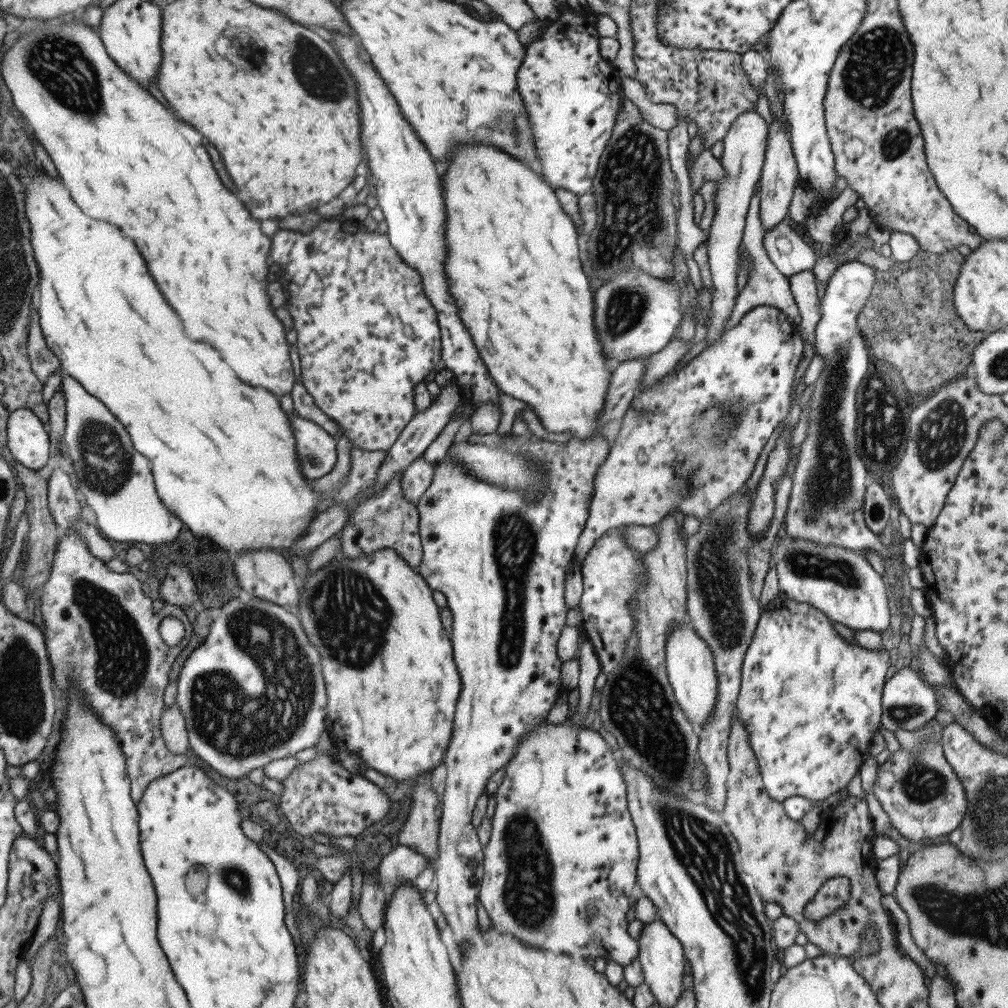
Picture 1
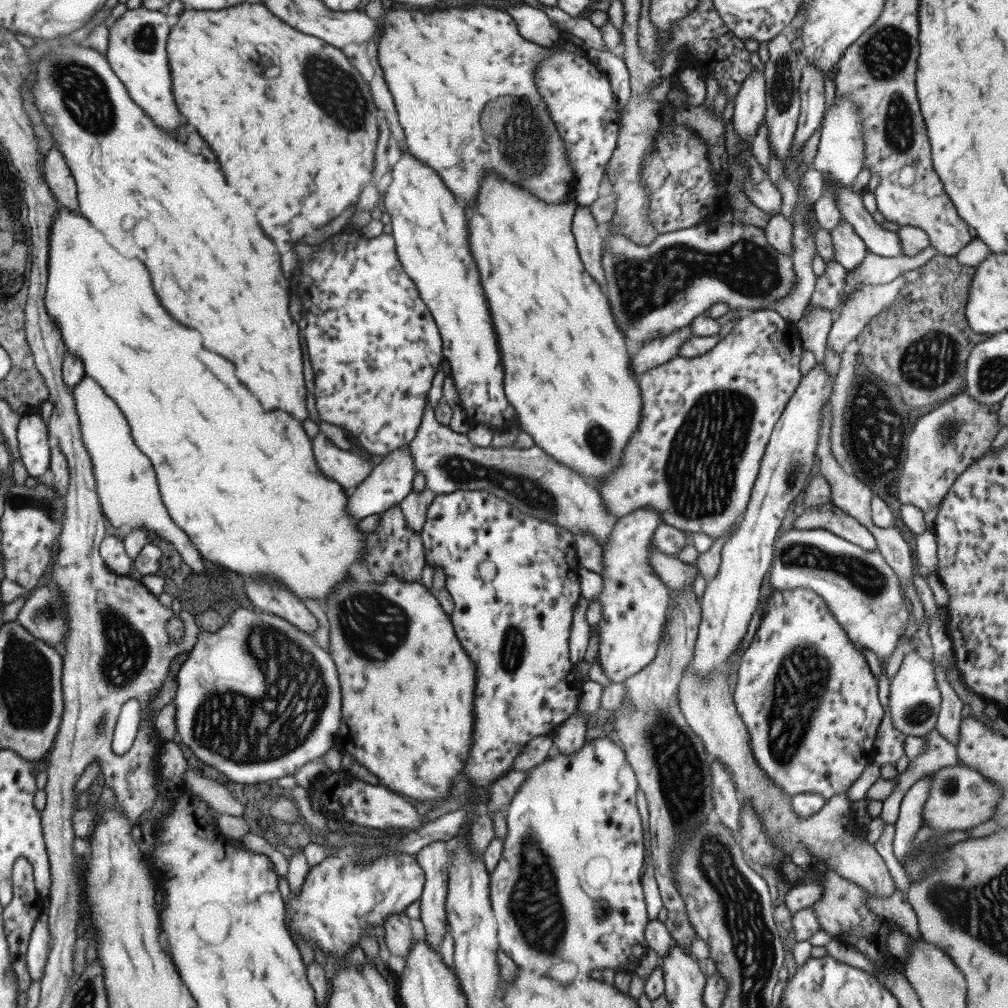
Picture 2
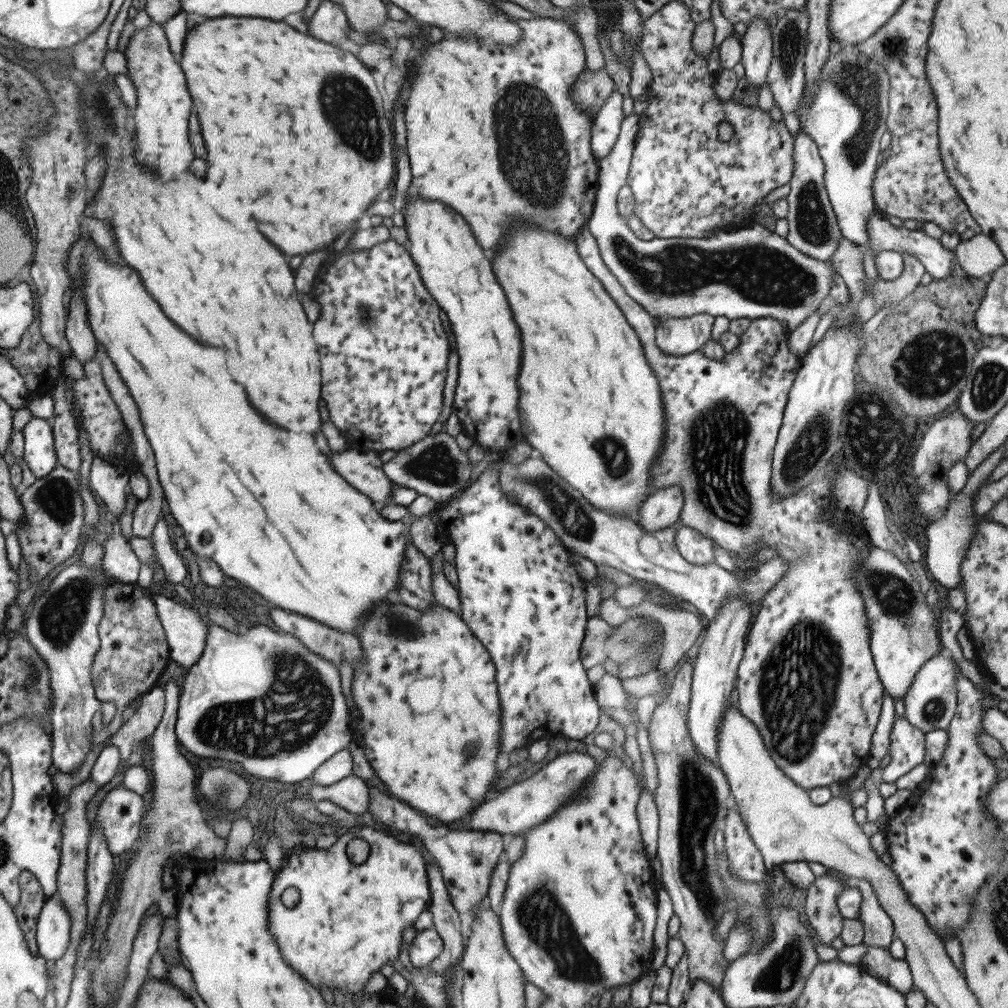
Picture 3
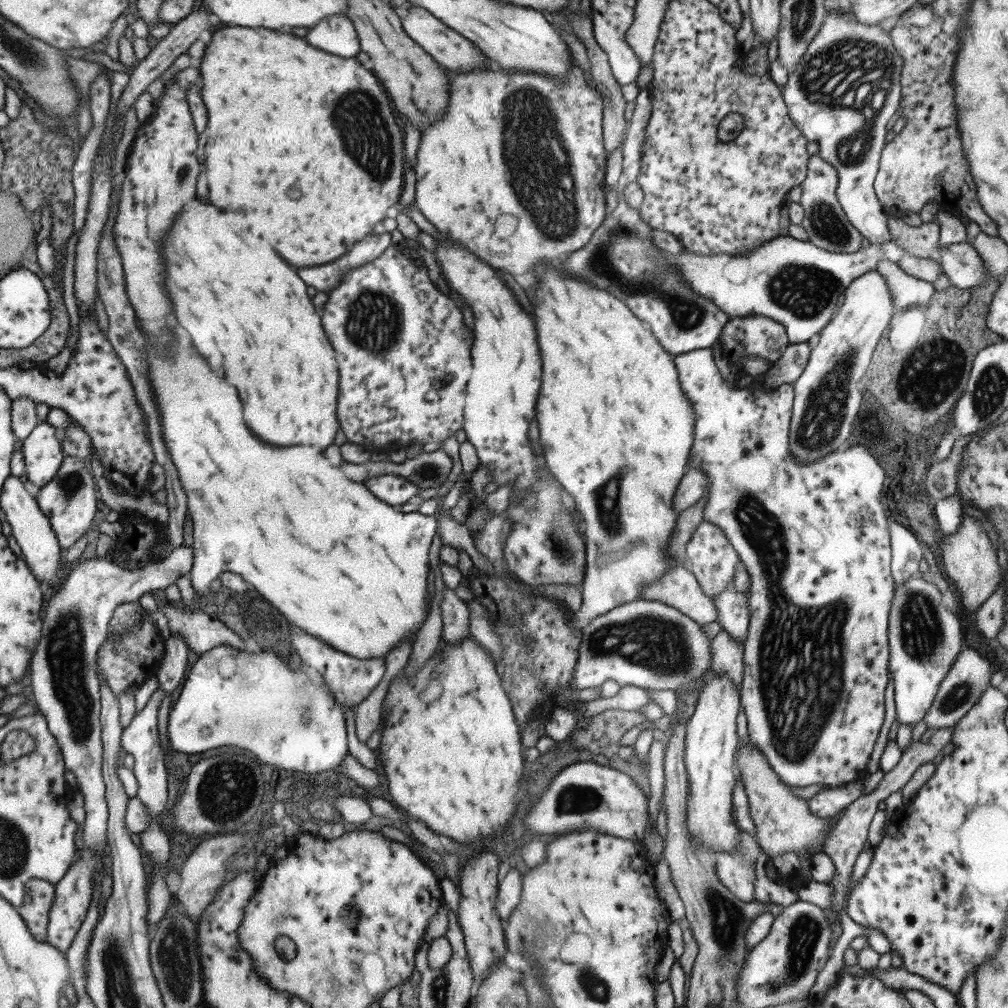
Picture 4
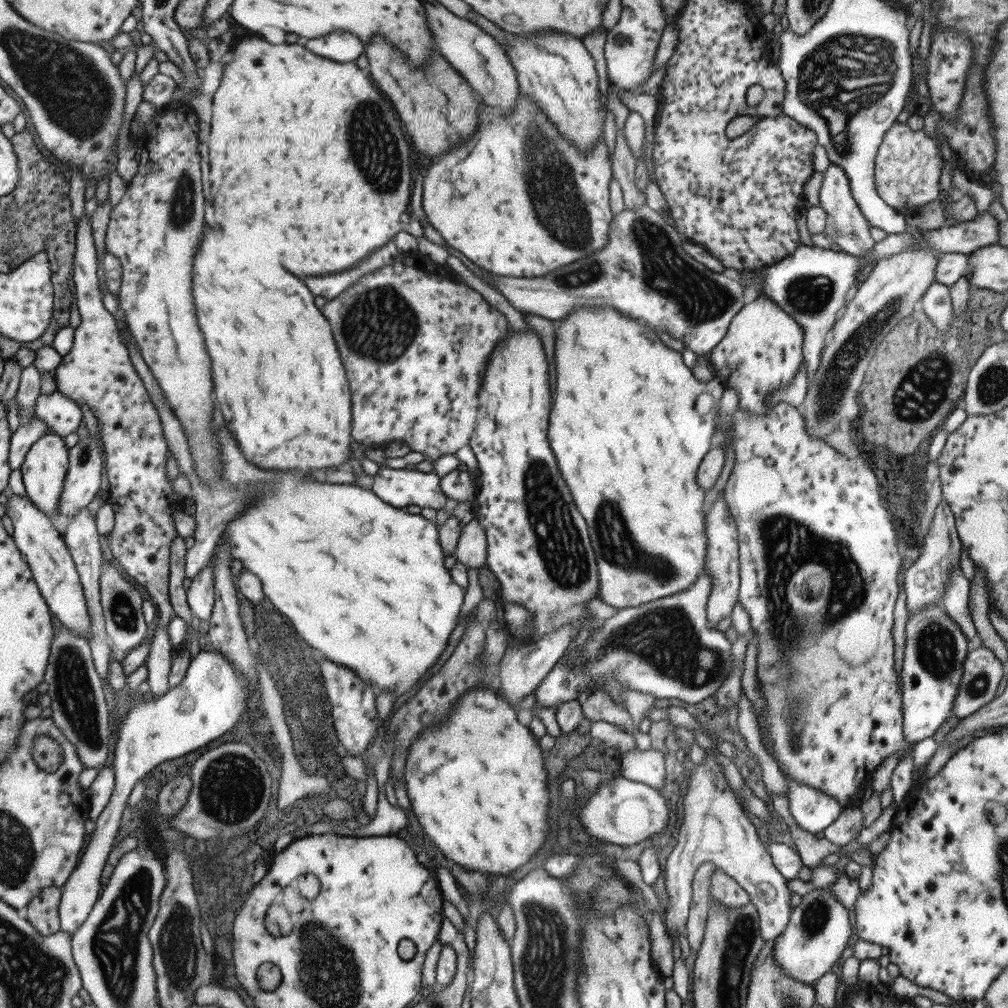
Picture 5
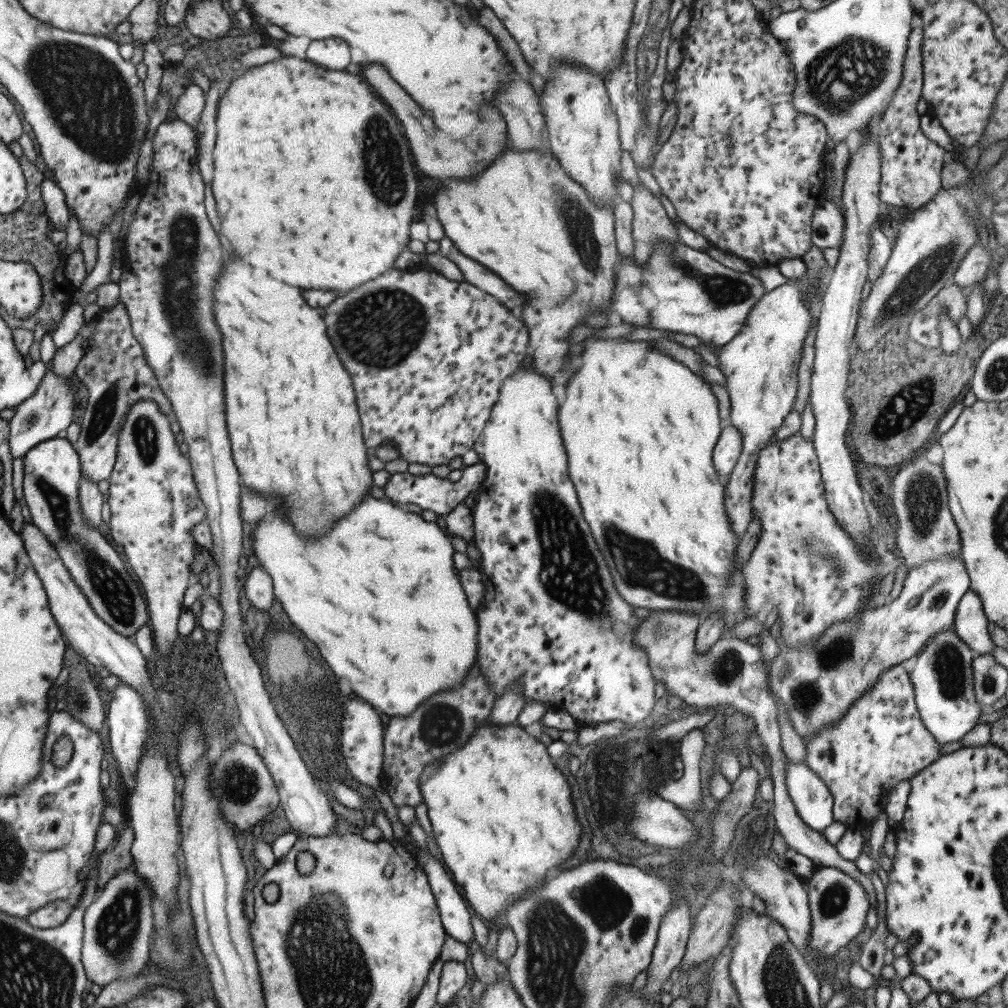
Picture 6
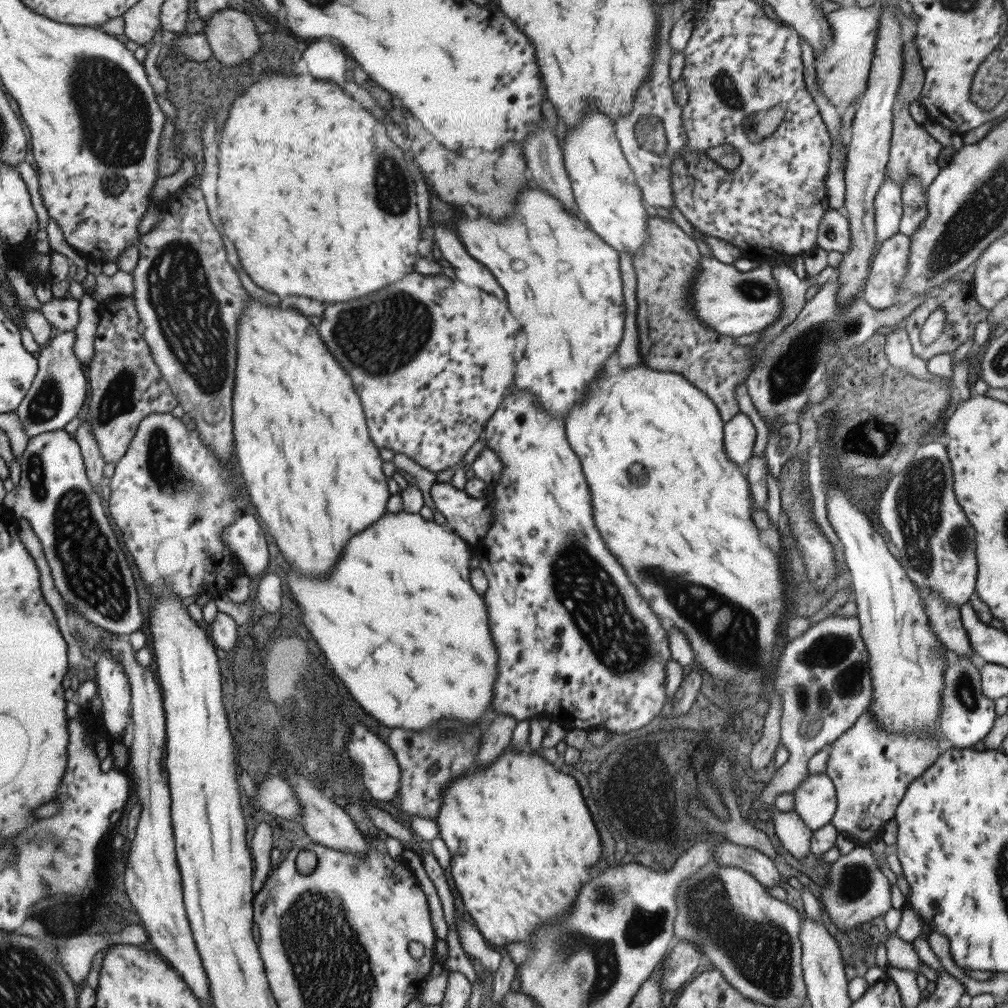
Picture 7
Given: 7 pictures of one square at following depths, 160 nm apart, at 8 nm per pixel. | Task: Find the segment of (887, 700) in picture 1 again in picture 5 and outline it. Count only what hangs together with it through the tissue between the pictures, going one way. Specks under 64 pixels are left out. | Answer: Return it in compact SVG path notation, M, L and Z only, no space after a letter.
M988 648L967 651L950 710L952 716L965 718L993 699L1003 673L1000 660Z

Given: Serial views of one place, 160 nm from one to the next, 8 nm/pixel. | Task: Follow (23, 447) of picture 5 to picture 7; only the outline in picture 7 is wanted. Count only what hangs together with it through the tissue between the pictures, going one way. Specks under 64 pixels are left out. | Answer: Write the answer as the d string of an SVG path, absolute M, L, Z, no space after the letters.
M57 330L55 335L51 335L47 347L39 352L34 379L14 410L27 438L61 430L72 418L75 418L75 414L81 410L85 402L88 382L84 365L73 354L74 340L75 335L72 330Z

